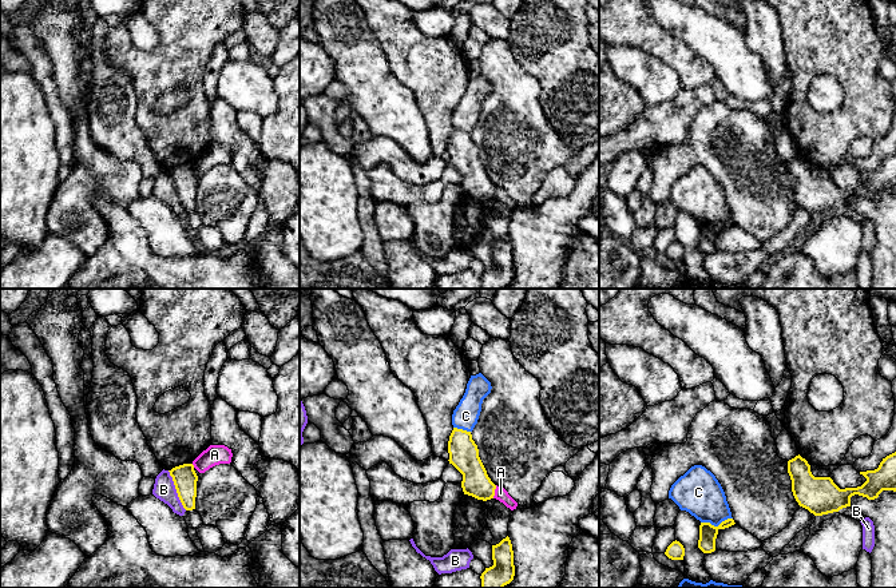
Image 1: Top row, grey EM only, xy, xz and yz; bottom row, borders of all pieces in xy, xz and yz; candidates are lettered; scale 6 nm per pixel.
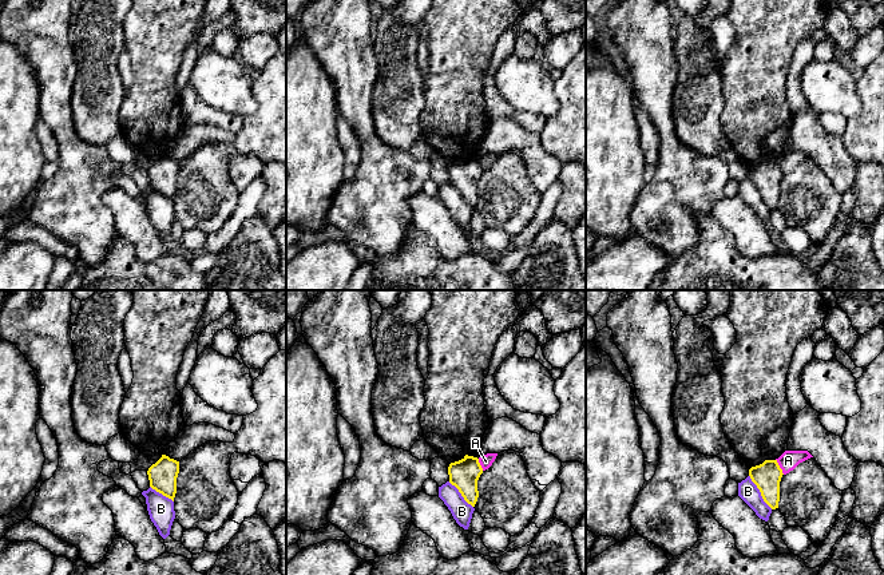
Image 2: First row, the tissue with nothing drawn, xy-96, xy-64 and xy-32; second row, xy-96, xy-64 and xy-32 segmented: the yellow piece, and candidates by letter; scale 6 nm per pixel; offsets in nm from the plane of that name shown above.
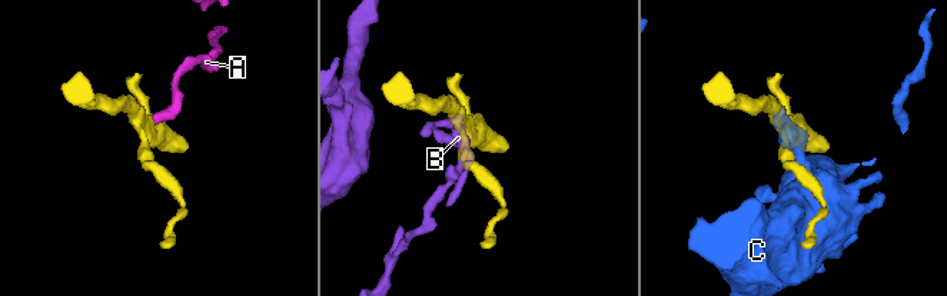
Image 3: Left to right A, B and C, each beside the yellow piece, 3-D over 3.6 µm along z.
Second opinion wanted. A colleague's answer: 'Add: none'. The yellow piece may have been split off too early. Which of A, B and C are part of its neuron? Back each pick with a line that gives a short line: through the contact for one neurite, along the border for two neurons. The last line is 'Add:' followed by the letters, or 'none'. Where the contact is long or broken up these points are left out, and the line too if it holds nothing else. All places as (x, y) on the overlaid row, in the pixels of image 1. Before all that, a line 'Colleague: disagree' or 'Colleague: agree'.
Colleague: agree
Add: none

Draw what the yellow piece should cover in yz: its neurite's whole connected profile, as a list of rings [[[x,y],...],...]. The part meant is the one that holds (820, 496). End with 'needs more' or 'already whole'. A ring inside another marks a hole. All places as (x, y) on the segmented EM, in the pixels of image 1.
[[[896,452],[883,458],[877,469],[860,472],[867,481],[857,488],[840,489],[830,477],[814,477],[800,454],[788,461],[788,473],[798,505],[822,516],[851,506],[855,494],[875,500],[883,490],[896,492]]]; already whole

